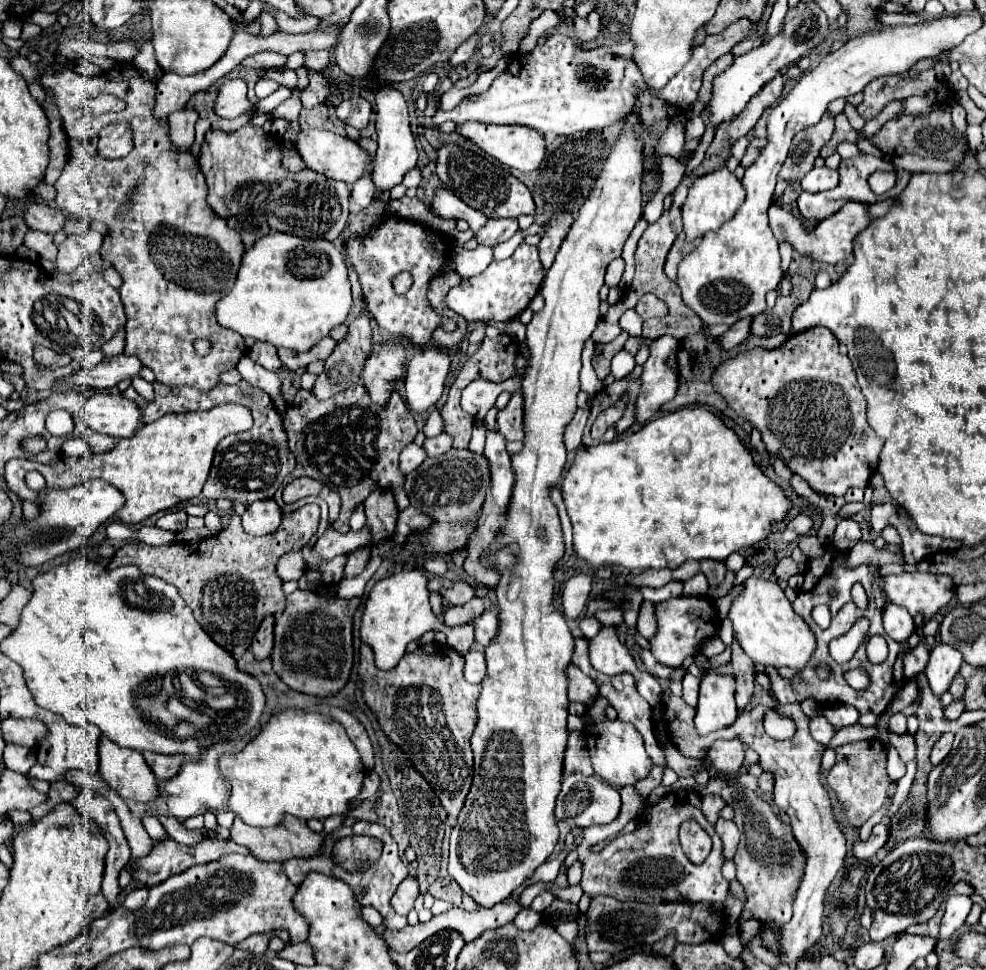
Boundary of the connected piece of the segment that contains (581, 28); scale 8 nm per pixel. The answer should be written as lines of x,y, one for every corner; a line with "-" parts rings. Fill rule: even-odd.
593,11
589,17
581,19
581,17
575,17
573,21
573,29
575,29
575,37
583,43
587,41
593,41
597,35
599,35
599,27
601,27
601,19
599,15

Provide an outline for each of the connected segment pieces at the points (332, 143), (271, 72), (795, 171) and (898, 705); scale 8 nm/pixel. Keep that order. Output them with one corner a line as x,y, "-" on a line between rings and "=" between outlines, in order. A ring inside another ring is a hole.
301,129
295,137
295,149
309,169
335,181
355,183
369,169
369,163
367,163
369,155
349,137
343,137
339,133
331,133
323,129
=
269,69
263,72
262,77
274,80
280,85
287,86
289,89
293,89
297,84
296,71
293,71
292,69
=
825,113
817,125
799,131
793,139
789,157
785,159
779,171
779,179
801,181
801,177
811,171
813,161
819,157
819,149
831,139
831,135
833,135
833,117
829,113
=
911,679
905,682
905,685
899,689
892,702
890,703
886,713
893,715
895,713
902,712
912,702
919,697
919,686
915,679

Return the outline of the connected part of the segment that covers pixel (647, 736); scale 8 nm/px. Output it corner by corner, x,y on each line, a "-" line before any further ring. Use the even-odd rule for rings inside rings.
577,637
577,639
575,639
575,651
573,651
571,663
573,663
575,667
579,667
583,673
587,673
587,675
599,685
599,695
605,697
605,699
617,709
621,721
633,723
633,725
637,727
637,731
641,733
641,737
643,737
643,741
645,741
645,749
647,749
651,761
653,761
655,765
661,765
661,767
665,769
665,767
667,767
667,765
665,765
665,753
663,753
663,749
659,747
659,743
657,743
657,739
655,739
655,733
653,733
653,725
651,725
651,707
649,707
649,703
639,695
633,675
631,675
631,673
621,673
621,675
617,675
617,677
607,677
607,675
595,671
593,667
589,667
589,657
585,655
583,637
-
617,679
619,679
619,685
617,685

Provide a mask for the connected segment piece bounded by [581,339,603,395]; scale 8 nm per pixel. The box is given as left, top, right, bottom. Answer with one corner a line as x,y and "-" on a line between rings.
589,339
587,349
585,349
585,363
583,363
583,371
581,371
581,391
589,393
589,395
595,395
597,391
603,389
603,383
597,379
597,375
595,375
595,371
591,367
593,351
595,351
595,343

